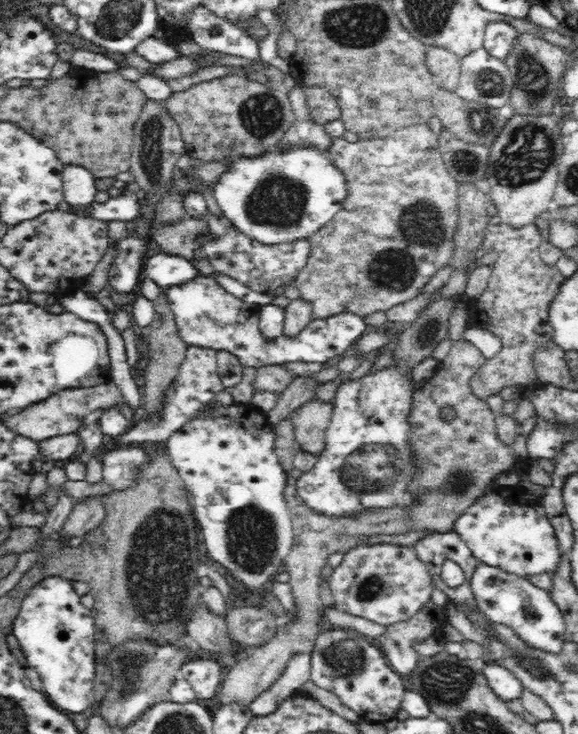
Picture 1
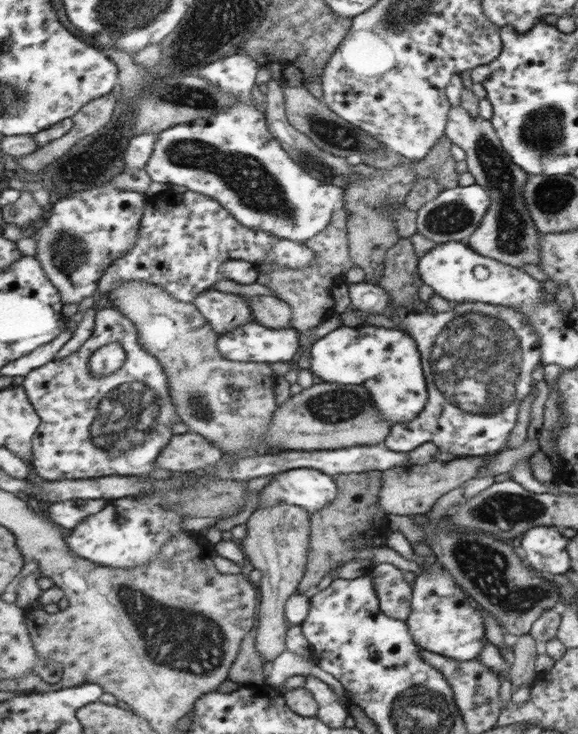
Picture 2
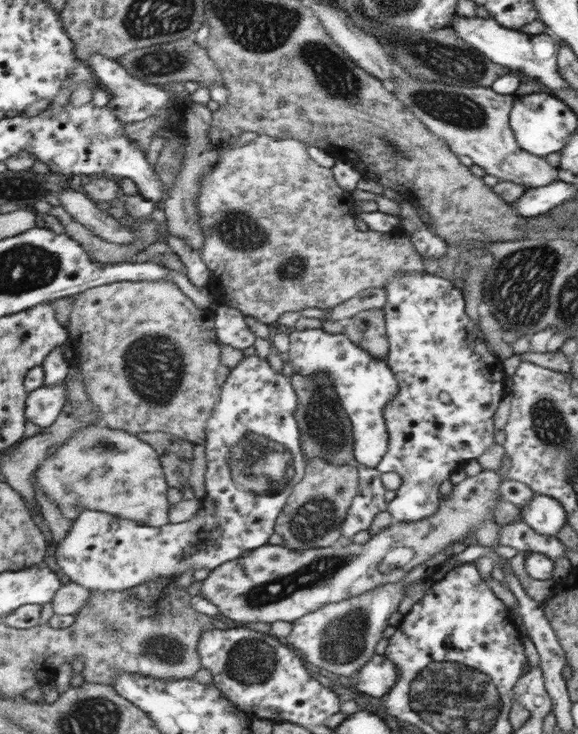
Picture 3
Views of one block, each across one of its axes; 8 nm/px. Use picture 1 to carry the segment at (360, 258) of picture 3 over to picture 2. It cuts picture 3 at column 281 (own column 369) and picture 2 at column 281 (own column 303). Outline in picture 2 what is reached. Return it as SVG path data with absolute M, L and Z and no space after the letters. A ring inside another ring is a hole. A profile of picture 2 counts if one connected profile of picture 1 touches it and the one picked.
M345 207L337 210L332 224L328 226L327 230L305 242L312 249L316 249L316 253L318 253L318 262L314 266L310 266L310 268L278 268L272 262L262 262L257 266L259 273L269 274L270 282L266 286L274 290L276 296L292 305L294 326L302 334L303 346L298 360L298 367L301 370L311 371L312 369L312 348L314 348L314 344L319 342L319 338L314 338L313 333L333 313L335 300L332 300L332 286L352 266L351 256L348 256L348 237L350 234L346 232L346 211L348 210Z

